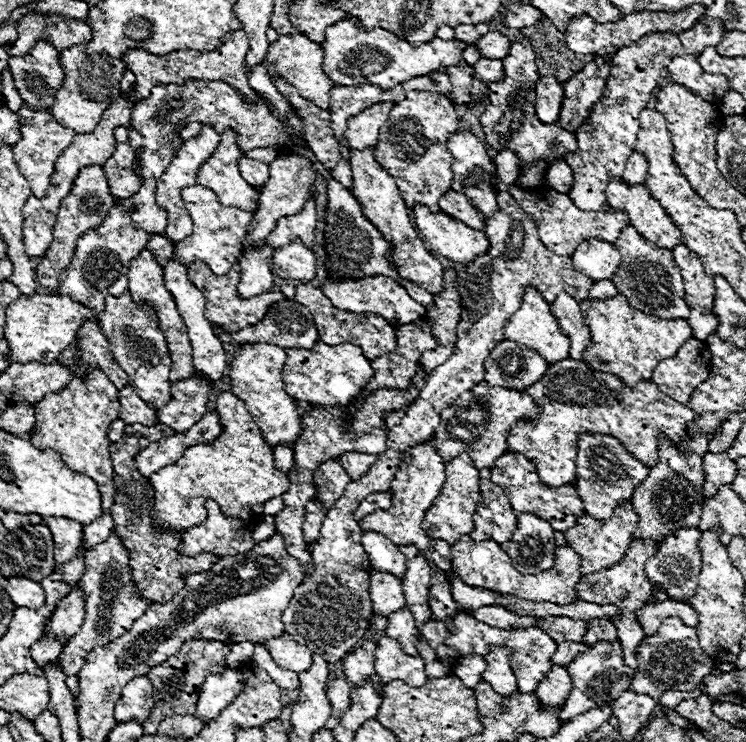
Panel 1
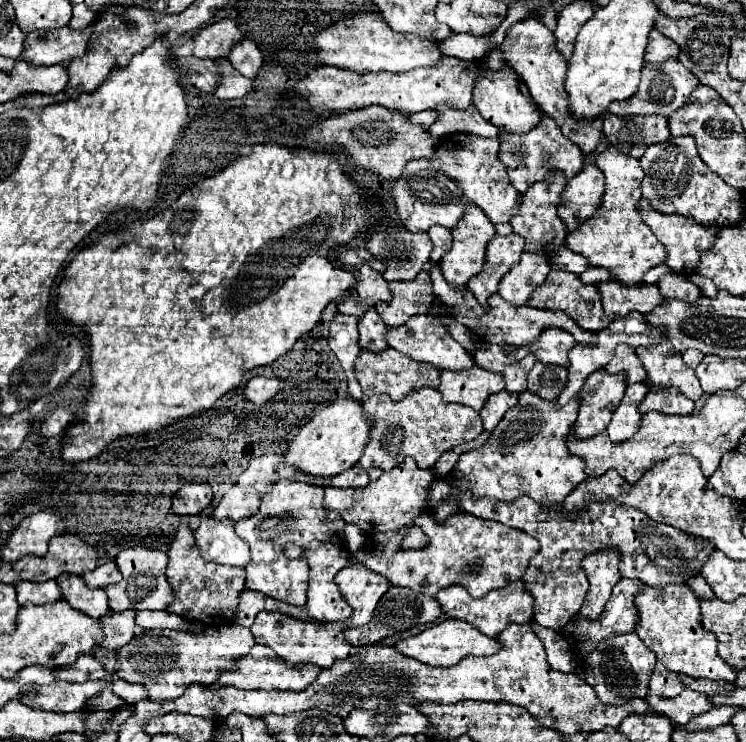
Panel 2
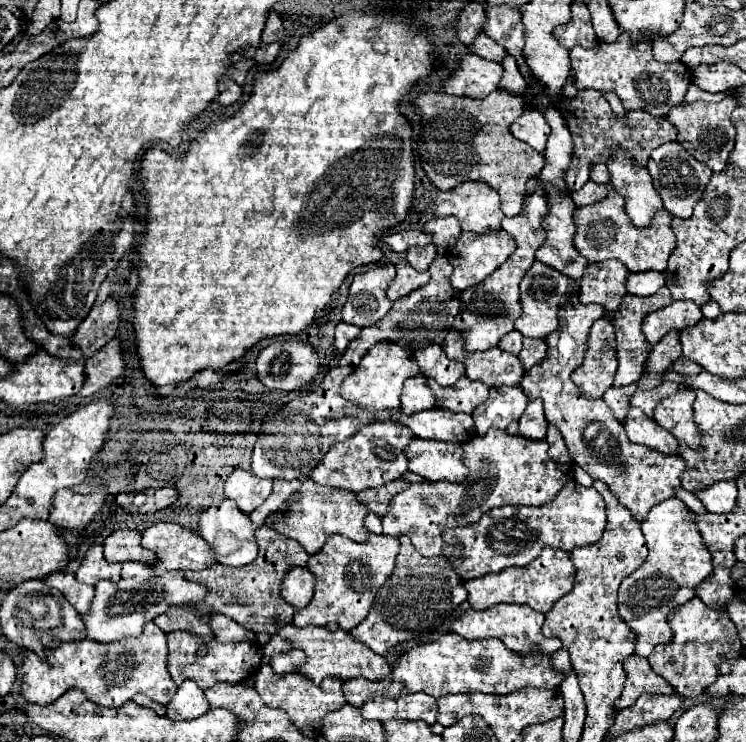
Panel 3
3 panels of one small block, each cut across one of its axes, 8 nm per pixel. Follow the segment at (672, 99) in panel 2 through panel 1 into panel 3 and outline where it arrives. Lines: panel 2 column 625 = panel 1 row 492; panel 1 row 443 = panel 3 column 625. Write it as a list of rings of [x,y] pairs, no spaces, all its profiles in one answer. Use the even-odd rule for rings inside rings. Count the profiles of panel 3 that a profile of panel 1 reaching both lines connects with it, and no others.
[[[622,32],[616,42],[604,44],[598,42],[594,48],[586,50],[582,46],[570,48],[572,60],[572,78],[578,92],[582,90],[598,90],[598,92],[614,92],[626,110],[646,110],[652,116],[666,116],[670,108],[682,104],[684,94],[692,82],[690,70],[682,62],[662,64],[652,58],[652,42],[640,40],[640,44],[632,44],[628,34]]]

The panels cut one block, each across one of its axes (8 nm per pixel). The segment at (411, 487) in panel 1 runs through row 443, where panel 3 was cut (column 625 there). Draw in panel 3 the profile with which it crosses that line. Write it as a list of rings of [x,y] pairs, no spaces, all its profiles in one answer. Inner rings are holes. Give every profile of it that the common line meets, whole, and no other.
[[[630,408],[630,416],[624,422],[624,430],[634,444],[644,444],[660,454],[676,454],[678,452],[678,440],[670,432],[664,432],[652,418],[648,418],[638,408]]]

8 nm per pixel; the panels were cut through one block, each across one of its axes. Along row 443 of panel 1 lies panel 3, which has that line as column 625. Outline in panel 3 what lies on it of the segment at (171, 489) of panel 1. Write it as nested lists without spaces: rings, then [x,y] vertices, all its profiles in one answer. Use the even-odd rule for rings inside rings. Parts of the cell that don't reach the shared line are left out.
[[[612,192],[596,204],[574,210],[574,224],[576,224],[574,246],[578,248],[578,254],[584,256],[590,264],[604,262],[608,258],[616,258],[630,272],[646,272],[646,270],[664,272],[666,262],[668,262],[674,242],[676,242],[670,222],[672,222],[672,216],[668,212],[660,212],[646,230],[634,228],[634,224],[628,220],[628,214],[624,212],[622,196]]]

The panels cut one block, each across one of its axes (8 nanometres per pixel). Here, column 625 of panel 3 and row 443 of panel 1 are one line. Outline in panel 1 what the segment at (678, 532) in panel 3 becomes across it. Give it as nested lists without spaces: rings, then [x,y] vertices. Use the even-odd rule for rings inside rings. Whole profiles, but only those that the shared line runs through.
[[[582,434],[578,444],[578,458],[576,458],[576,490],[580,494],[580,500],[584,502],[584,510],[588,516],[596,520],[608,520],[614,510],[632,500],[634,488],[640,486],[640,482],[648,476],[650,468],[646,468],[642,462],[632,458],[624,444],[620,444],[612,436],[602,434]]]

